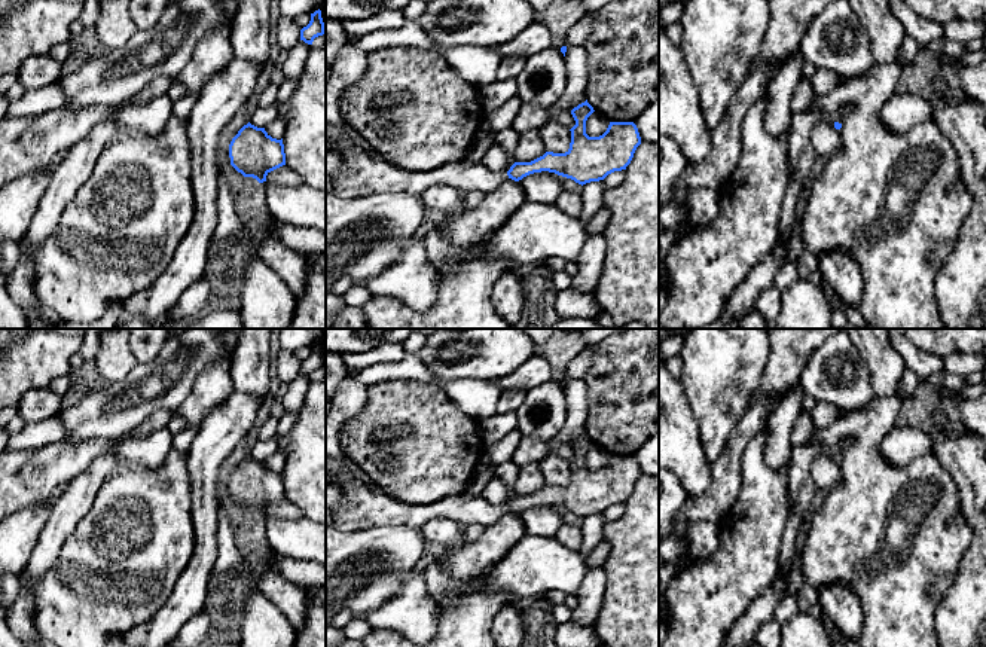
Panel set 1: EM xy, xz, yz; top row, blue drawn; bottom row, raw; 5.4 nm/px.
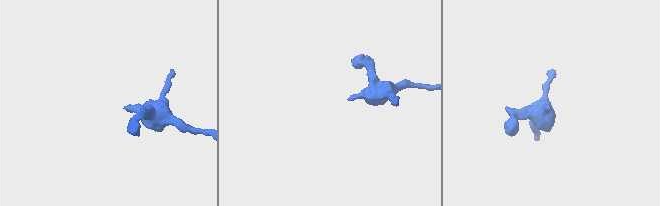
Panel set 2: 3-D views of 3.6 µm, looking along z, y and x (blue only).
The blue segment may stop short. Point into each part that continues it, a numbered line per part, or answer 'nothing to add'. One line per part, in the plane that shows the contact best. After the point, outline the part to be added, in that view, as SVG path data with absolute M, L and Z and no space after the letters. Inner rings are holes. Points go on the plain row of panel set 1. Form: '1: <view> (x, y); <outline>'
1: xz (362, 507); M336 474L333 483L344 491L344 501L332 510L333 528L338 531L363 531L384 525L419 528L436 518L452 519L464 528L483 528L509 512L507 504L489 504L482 497L455 495L430 504L410 504L373 491L357 477Z

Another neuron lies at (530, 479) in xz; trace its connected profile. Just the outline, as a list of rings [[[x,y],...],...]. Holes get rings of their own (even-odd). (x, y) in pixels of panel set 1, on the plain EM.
[[[532,463],[519,469],[515,483],[515,495],[531,495],[546,486],[540,466]]]

